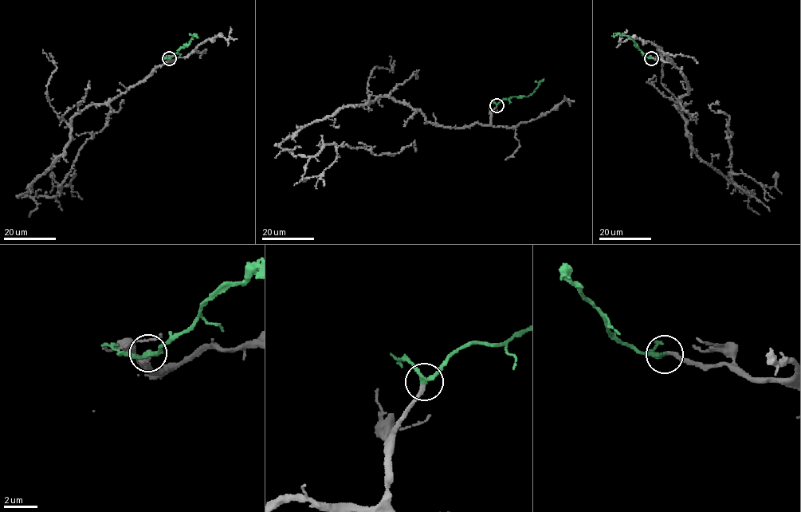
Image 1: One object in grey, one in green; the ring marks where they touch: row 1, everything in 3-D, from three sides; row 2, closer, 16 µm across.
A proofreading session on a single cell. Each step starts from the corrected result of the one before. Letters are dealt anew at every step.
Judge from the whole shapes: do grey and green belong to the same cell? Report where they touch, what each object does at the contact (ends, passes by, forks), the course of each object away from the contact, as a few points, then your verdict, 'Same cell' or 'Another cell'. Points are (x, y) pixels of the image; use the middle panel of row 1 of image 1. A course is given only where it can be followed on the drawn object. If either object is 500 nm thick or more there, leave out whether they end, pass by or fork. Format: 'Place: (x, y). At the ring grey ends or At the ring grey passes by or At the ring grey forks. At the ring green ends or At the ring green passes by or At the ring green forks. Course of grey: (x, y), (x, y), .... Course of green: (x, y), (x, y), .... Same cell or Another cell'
Place: (496, 105). At the ring grey ends. At the ring green passes by. Course of grey: (496, 105), (488, 124), (446, 128), (378, 96), (280, 144), (312, 156), (326, 144), (416, 151). Course of green: (496, 105), (512, 97), (528, 96), (539, 82), (543, 81). Same cell

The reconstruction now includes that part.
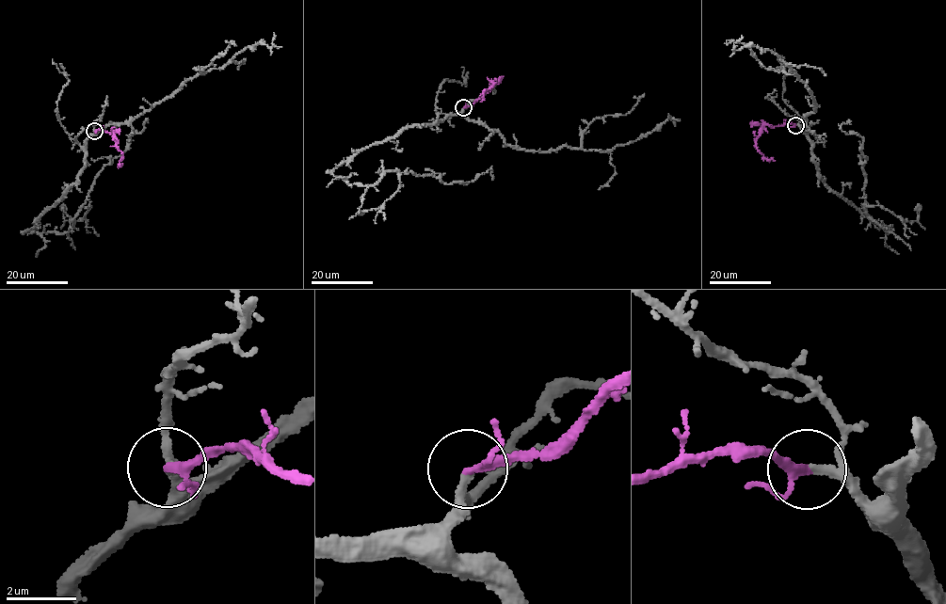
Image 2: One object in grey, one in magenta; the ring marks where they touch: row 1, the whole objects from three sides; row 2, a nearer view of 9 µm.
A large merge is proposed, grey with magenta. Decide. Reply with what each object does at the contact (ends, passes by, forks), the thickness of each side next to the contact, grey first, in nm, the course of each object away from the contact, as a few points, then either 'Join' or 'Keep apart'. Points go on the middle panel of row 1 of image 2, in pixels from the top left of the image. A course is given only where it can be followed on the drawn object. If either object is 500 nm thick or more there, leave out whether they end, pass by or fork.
At the ring grey passes by. At the ring magenta passes by. Thickness 170 nm (grey) against 190 nm. Course of grey: (463, 108), (374, 143), (332, 174), (349, 184), (371, 185), (397, 170), (464, 183), (490, 168), (493, 179). Course of magenta: (463, 107), (472, 105), (485, 94), (492, 85), (491, 82), (492, 86), (484, 91), (480, 101). Join

